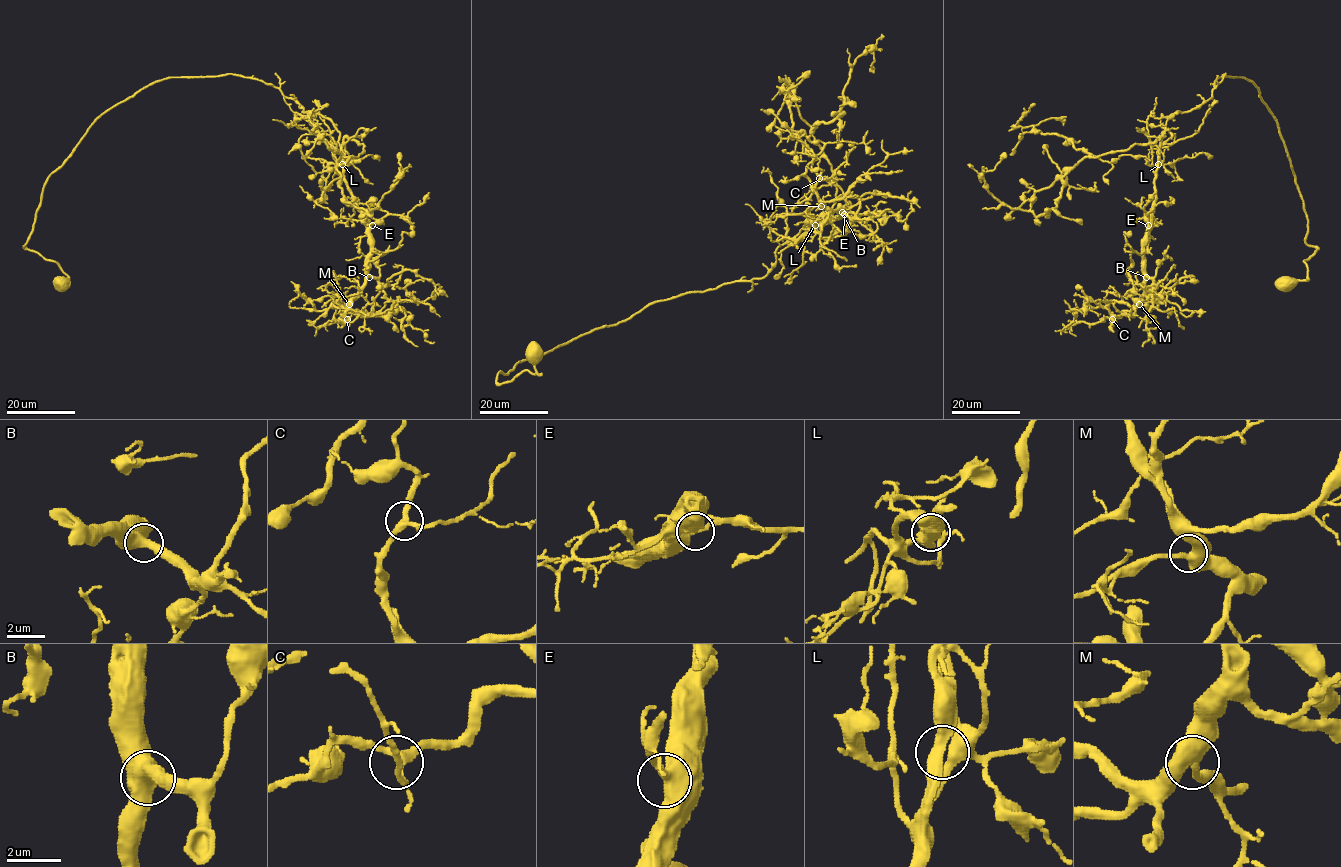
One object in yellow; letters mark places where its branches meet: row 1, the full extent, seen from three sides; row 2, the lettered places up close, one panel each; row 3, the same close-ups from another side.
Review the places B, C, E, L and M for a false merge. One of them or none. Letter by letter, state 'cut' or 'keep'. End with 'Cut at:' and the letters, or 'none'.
B: keep
C: keep
E: keep
L: keep
M: keep
Cut at: none

